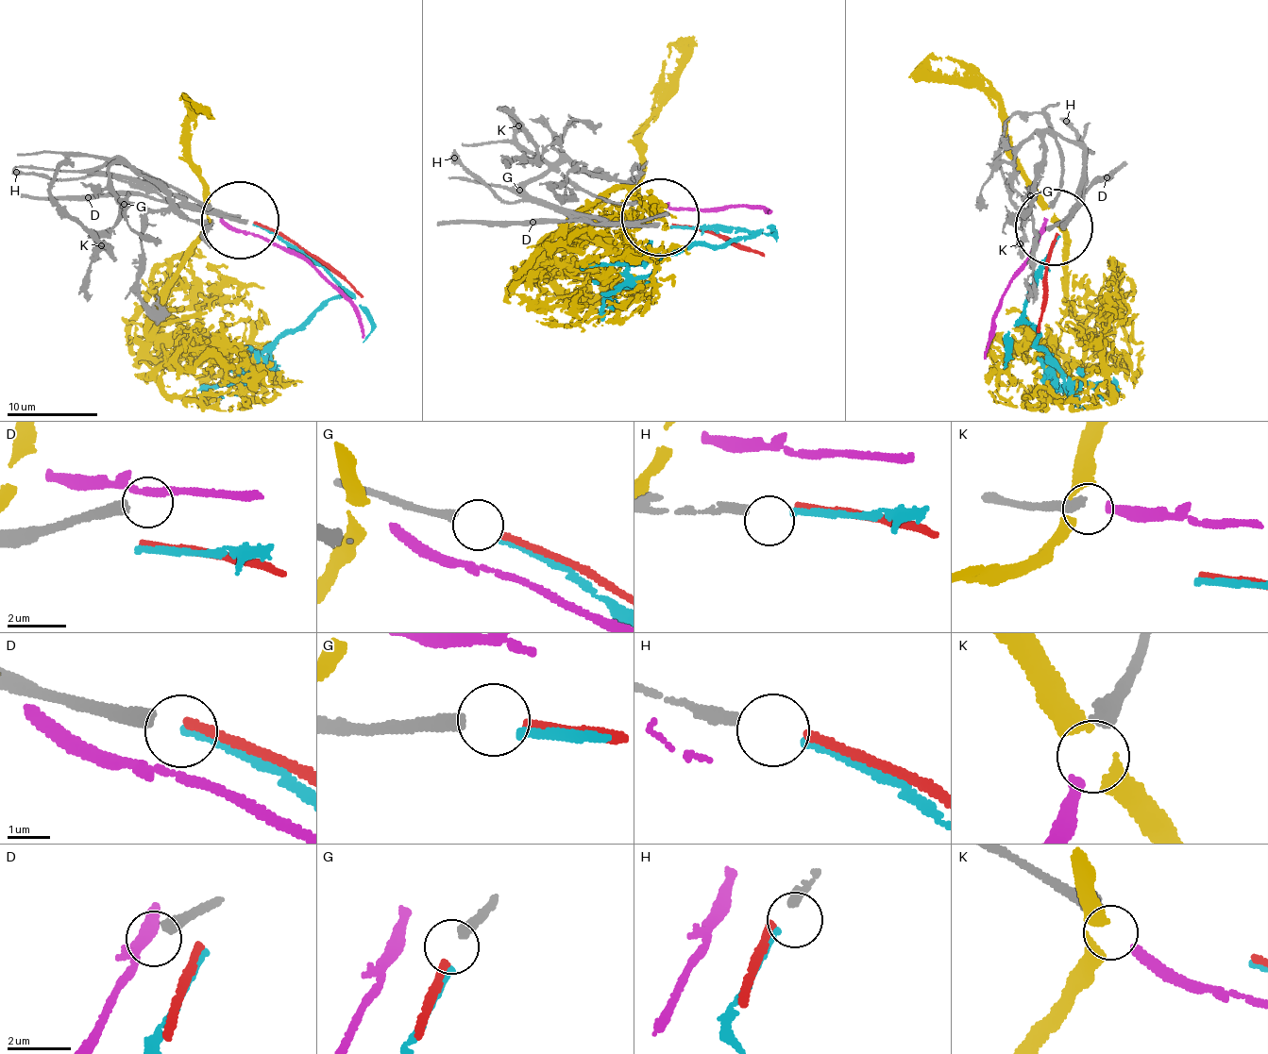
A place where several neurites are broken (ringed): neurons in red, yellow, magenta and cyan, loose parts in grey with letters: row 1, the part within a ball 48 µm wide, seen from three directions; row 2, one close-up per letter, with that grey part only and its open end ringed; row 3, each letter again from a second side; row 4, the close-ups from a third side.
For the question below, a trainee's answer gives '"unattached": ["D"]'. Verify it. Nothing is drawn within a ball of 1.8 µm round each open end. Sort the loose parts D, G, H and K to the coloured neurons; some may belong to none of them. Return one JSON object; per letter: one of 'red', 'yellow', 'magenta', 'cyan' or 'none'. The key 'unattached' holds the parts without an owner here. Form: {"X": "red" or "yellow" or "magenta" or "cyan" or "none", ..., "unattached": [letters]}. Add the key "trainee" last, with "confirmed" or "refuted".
{"D": "none", "G": "red", "H": "cyan", "K": "magenta", "unattached": ["D"], "trainee": "confirmed"}

